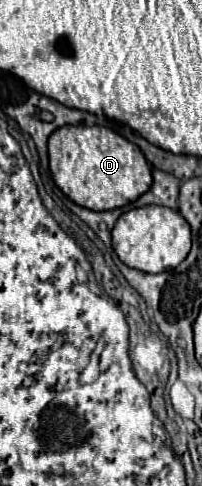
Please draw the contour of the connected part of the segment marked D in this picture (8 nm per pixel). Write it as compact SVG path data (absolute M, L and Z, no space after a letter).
M65 125L49 137L49 169L57 187L77 205L111 211L135 203L153 185L151 165L141 149L107 127Z

